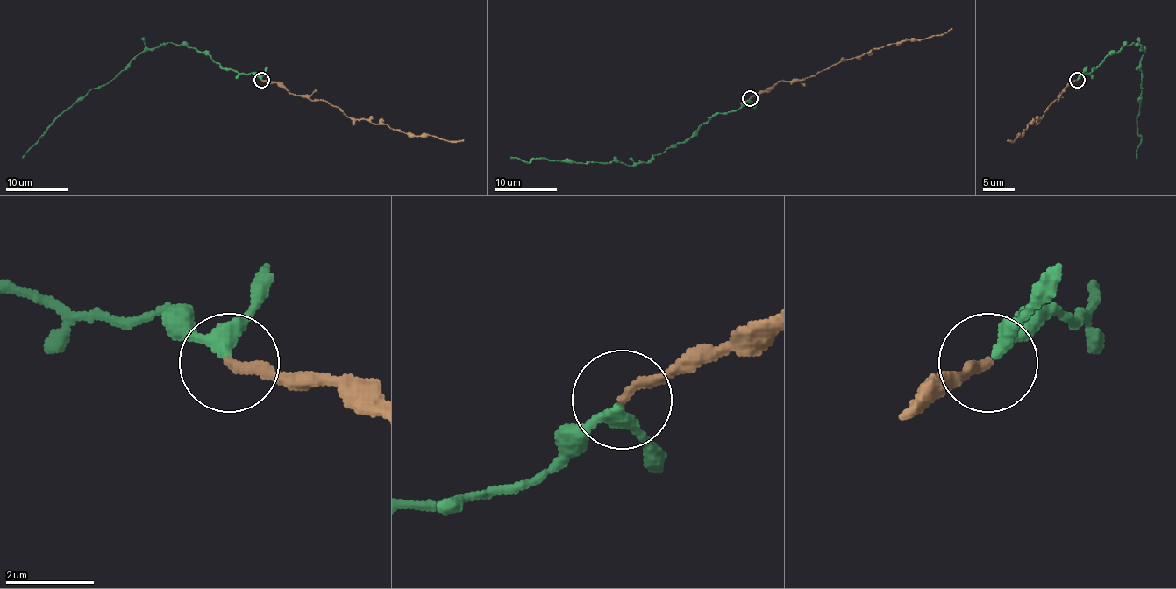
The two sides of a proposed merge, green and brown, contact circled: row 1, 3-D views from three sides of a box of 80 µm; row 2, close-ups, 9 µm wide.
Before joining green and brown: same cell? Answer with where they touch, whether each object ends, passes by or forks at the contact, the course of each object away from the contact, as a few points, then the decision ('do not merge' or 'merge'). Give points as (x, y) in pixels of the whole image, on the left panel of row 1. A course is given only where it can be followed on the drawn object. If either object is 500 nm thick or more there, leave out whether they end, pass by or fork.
at (261, 80); green passes by; brown ends there; green runs (261, 79), (224, 69), (210, 55), (181, 44), (162, 43), (145, 49), (109, 81), (68, 107), (23, 159); brown runs (261, 80), (281, 83), (292, 94), (327, 101), (355, 119), (388, 124), (405, 133), (463, 139); do not merge

